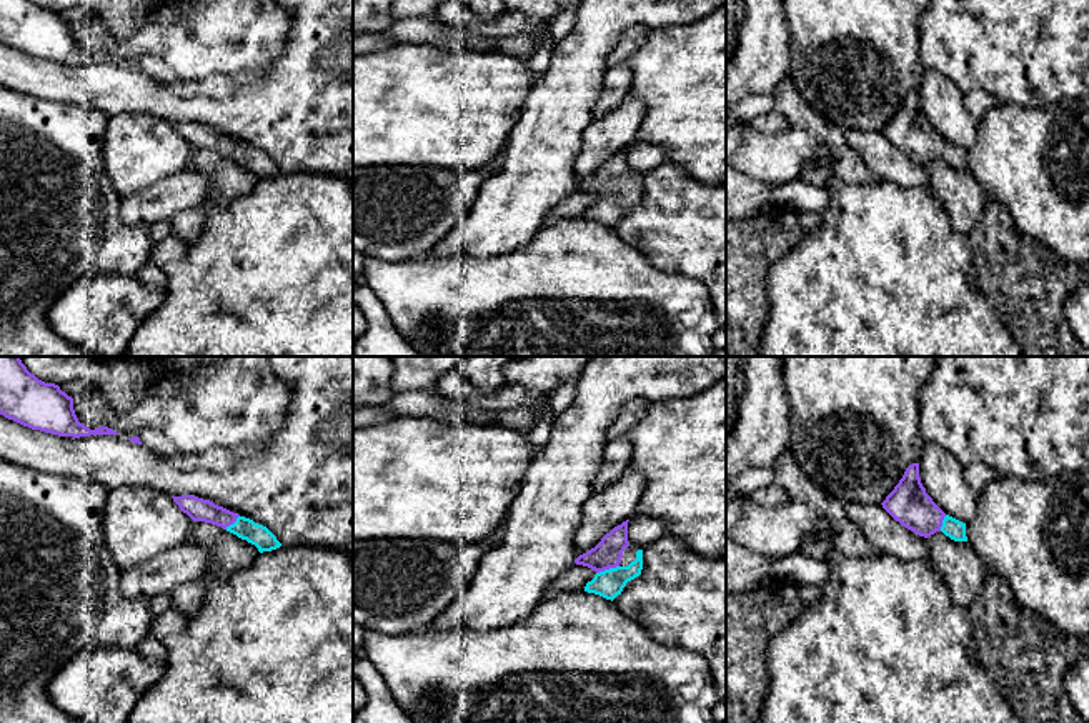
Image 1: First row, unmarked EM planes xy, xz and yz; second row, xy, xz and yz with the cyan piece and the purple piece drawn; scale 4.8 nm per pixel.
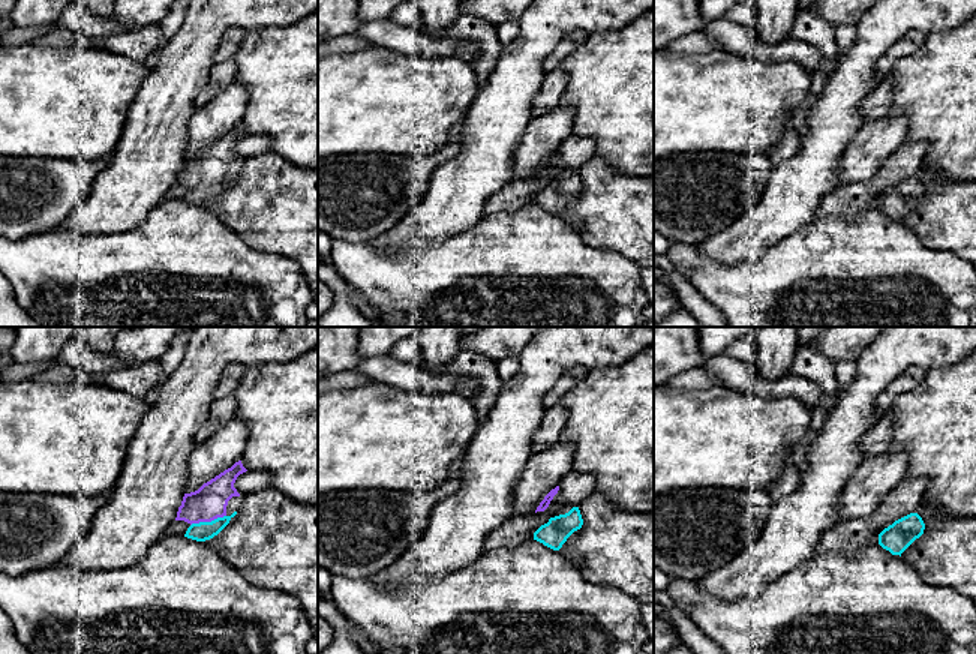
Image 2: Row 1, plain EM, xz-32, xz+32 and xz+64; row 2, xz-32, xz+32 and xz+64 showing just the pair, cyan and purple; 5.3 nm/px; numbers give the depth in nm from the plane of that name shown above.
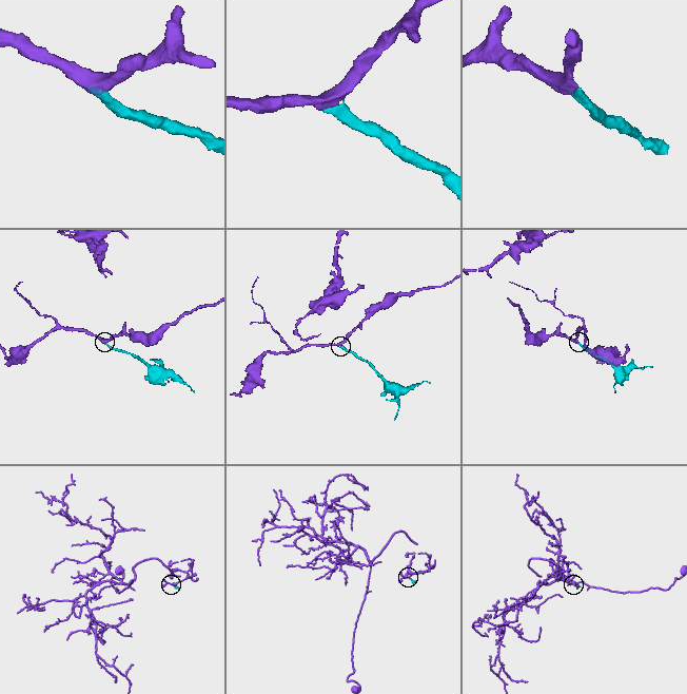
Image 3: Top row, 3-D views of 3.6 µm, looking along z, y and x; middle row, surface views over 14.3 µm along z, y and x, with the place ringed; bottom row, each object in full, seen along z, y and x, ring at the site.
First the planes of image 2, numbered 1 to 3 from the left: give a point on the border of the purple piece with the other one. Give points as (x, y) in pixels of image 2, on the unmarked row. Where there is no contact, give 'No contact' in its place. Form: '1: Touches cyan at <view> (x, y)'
1: Touches cyan at xz-32 (207, 186)
2: No contact
3: No contact

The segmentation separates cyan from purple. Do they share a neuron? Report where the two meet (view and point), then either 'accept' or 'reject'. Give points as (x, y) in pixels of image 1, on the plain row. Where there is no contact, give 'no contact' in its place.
xz (606, 197) | accept

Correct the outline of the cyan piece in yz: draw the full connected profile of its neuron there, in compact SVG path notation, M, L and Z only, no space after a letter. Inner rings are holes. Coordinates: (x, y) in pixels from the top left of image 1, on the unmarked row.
M919 90L906 95L881 132L896 148L919 163L927 165L942 158L954 168L967 168L966 150L946 142L926 120L919 105Z

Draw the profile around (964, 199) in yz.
M942 158L927 163L927 172L927 190L944 203L951 227L966 237L984 212L989 192L967 168L954 168Z

